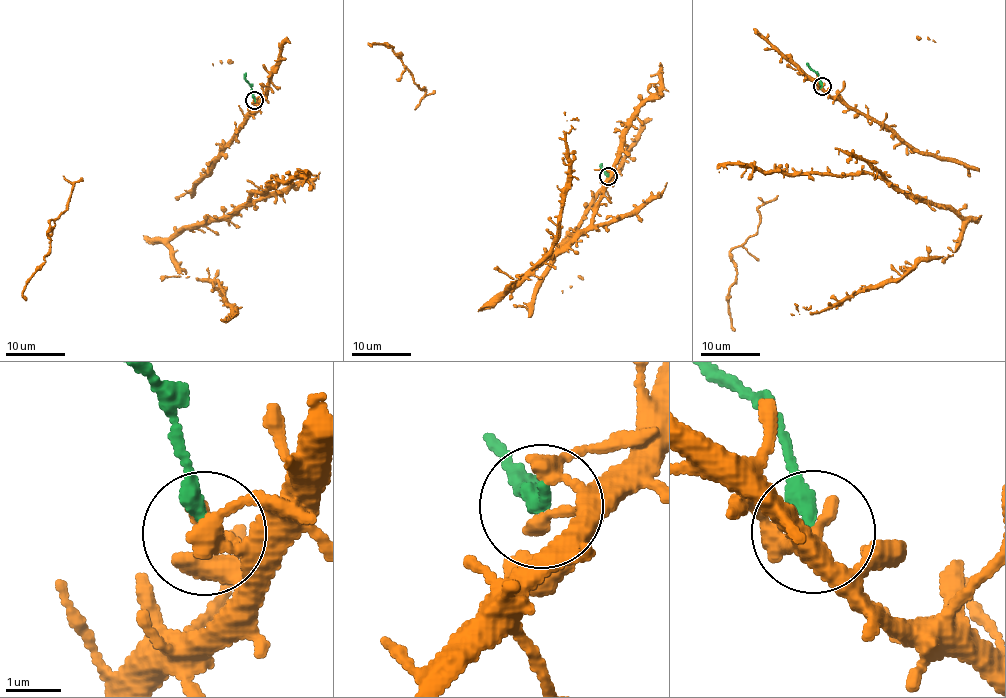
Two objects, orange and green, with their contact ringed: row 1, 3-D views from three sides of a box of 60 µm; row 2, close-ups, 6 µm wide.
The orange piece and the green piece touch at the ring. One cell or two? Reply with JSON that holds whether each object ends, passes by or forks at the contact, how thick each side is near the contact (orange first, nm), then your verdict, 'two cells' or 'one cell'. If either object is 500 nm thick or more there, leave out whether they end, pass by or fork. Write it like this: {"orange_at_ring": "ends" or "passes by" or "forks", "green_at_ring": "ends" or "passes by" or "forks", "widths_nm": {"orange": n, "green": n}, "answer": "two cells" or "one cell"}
{"orange_at_ring": "ends", "green_at_ring": "ends", "widths_nm": {"orange": 260, "green": 320}, "answer": "two cells"}

